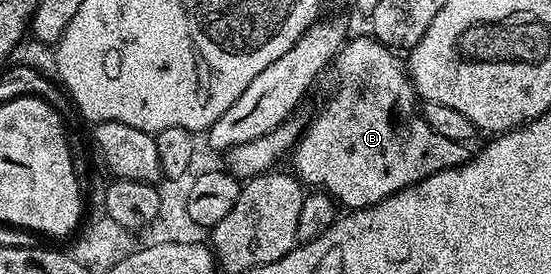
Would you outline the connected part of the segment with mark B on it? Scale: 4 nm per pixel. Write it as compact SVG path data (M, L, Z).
M365 35L347 39L334 57L338 89L292 149L293 175L303 185L325 192L346 210L372 206L440 170L466 163L472 155L466 144L436 134L421 118L406 120L407 73L403 65L394 64L391 49L373 35Z

